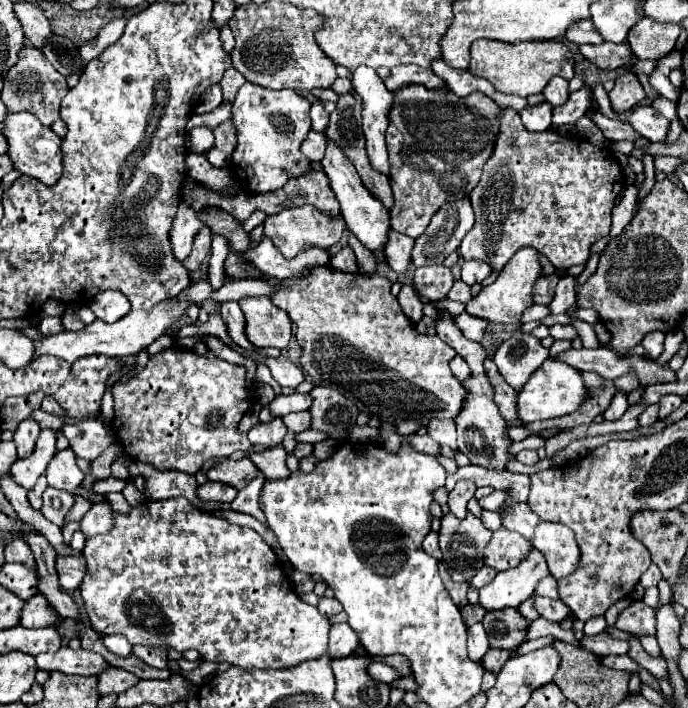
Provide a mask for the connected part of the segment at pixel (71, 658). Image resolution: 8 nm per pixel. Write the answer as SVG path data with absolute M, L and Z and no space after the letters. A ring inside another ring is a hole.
M62 647L56 653L40 653L36 655L38 669L44 671L62 671L66 675L82 675L82 677L98 677L104 669L112 665L94 651L86 649L70 649Z

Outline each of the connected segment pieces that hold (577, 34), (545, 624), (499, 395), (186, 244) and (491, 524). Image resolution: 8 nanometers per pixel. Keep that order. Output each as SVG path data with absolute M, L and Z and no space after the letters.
M578 21L578 23L574 23L568 29L566 39L570 43L576 43L576 45L582 45L582 43L600 45L600 43L604 43L604 37L600 37L600 33L596 33L596 27L592 25L592 21Z
M538 617L536 621L530 621L528 639L526 639L526 641L538 639L538 637L544 637L544 635L552 635L552 637L556 637L556 639L568 639L568 641L574 639L572 631L562 631L554 621L548 621L548 619L544 619L544 617Z
M486 359L486 361L484 361L484 367L486 367L486 373L488 373L490 383L492 383L492 387L494 387L494 401L496 401L496 405L500 407L502 417L504 417L510 425L524 425L524 423L520 421L520 417L516 415L516 391L514 391L510 385L506 385L504 377L498 373L498 369L496 369L496 365L494 365L492 359Z
M180 201L180 205L178 205L178 213L176 213L176 219L174 219L172 231L170 231L170 241L172 241L174 255L180 261L184 261L188 257L196 233L202 227L206 227L200 221L200 213L204 213L204 209L194 209L184 201Z
M482 511L482 523L490 529L490 531L496 531L496 529L500 529L500 525L502 525L502 517L500 517L500 513L498 511Z

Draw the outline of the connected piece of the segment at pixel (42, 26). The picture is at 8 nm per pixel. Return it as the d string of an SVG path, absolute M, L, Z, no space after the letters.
M18 1L14 3L14 13L24 27L24 35L34 47L42 47L44 41L52 35L44 9L36 1Z

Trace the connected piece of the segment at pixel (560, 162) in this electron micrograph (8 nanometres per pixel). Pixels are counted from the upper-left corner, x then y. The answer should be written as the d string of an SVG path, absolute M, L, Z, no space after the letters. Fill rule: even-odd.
M502 109L500 123L494 155L486 161L482 179L470 193L476 223L462 239L460 255L464 259L486 261L494 271L500 271L520 247L530 245L544 253L558 269L586 263L592 243L610 235L612 205L626 187L626 175L620 163L610 149L600 149L578 135L564 137L560 133L532 133L524 129L520 115L514 109Z

